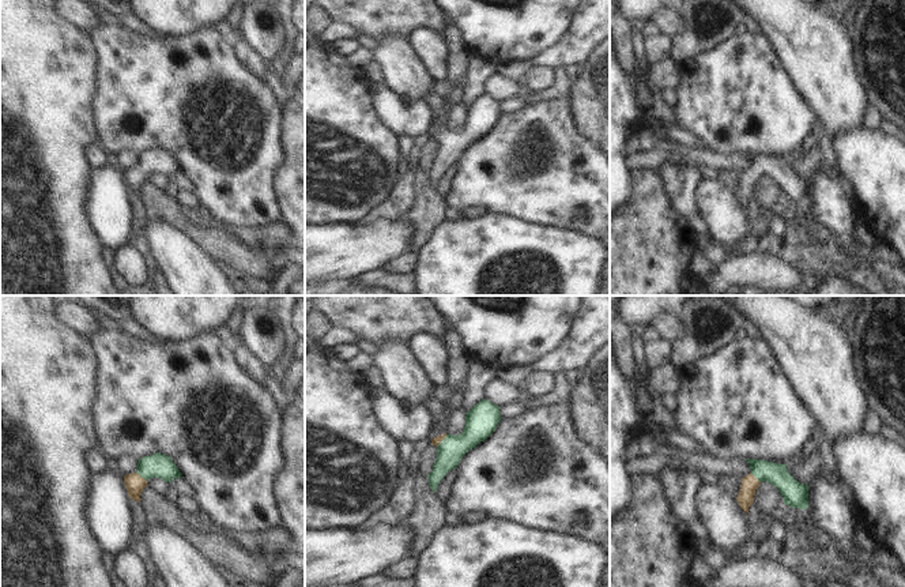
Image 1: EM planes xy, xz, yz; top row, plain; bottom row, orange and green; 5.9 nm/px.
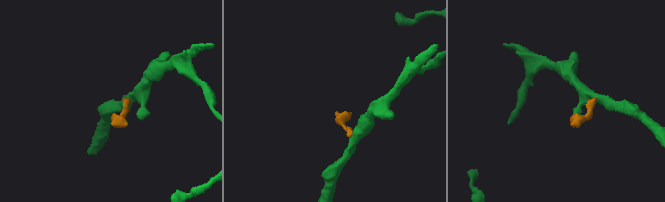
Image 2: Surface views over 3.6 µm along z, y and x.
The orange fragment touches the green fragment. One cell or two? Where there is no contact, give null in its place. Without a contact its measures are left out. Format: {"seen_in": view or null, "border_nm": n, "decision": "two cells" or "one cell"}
{"seen_in": "xy", "border_nm": 90, "decision": "one cell"}

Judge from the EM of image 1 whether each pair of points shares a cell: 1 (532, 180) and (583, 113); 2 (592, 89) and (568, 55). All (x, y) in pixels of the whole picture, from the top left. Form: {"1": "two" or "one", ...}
{"1": "two", "2": "two"}

